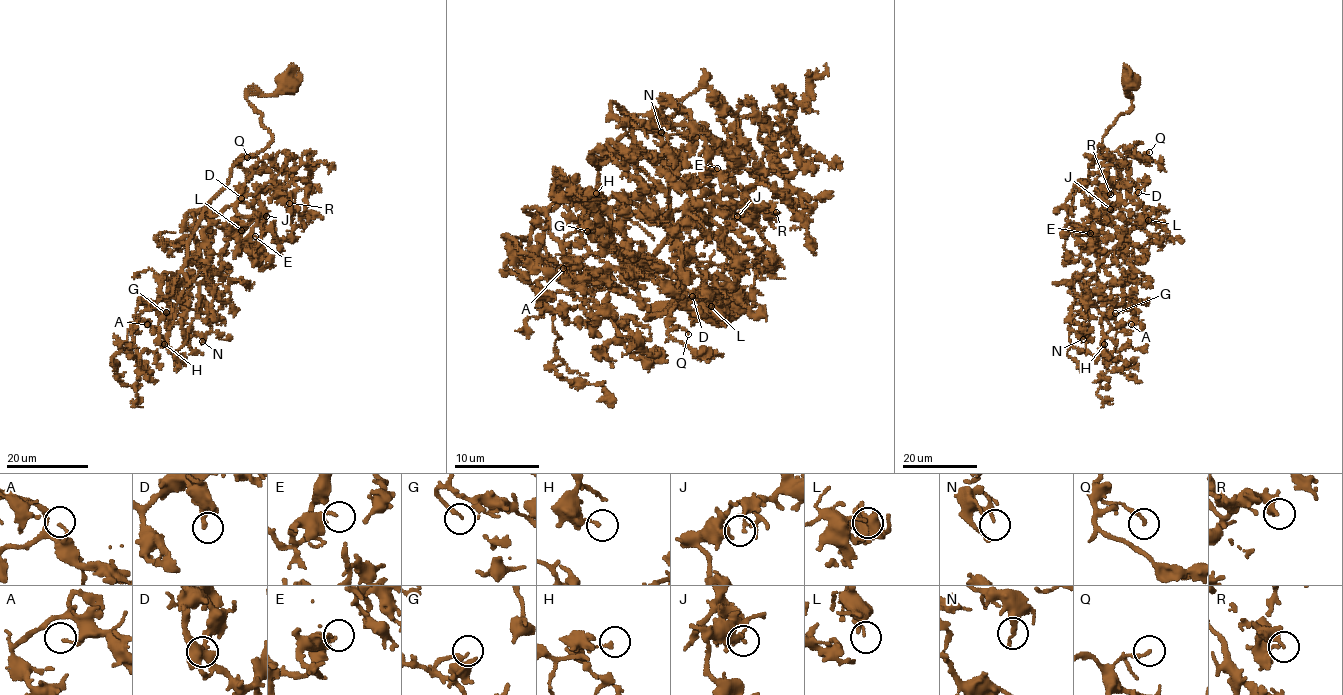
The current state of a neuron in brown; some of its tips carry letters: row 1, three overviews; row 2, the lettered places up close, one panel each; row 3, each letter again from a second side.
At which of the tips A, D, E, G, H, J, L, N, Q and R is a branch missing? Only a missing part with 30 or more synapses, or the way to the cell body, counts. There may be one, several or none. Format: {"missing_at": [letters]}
{"missing_at": []}

